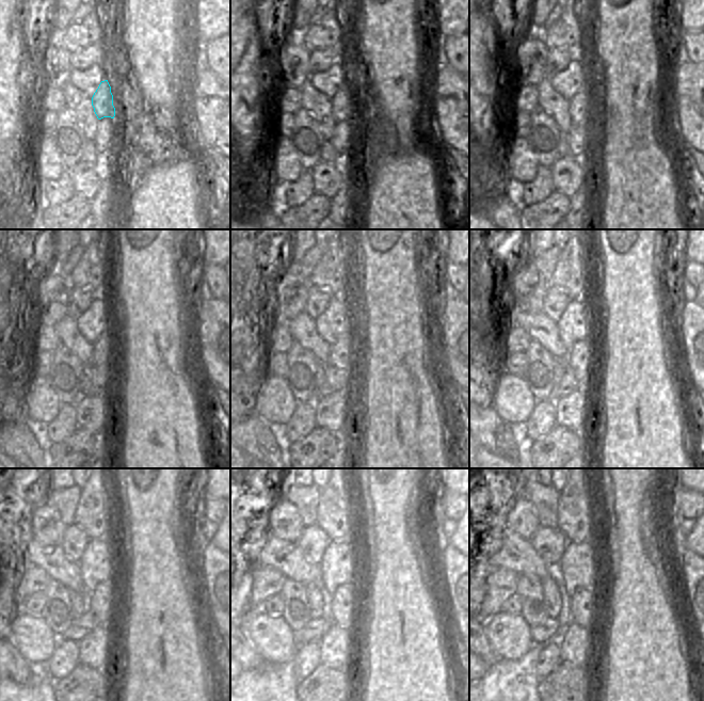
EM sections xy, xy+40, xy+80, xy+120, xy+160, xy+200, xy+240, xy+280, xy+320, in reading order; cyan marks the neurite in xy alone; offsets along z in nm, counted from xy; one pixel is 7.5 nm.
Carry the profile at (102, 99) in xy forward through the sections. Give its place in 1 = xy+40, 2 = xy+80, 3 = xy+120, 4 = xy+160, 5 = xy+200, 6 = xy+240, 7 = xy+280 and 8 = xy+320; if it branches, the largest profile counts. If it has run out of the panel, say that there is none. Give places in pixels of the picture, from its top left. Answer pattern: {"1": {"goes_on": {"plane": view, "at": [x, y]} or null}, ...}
{"1": {"goes_on": {"plane": "xy+40", "at": [341, 106]}}, "2": {"goes_on": {"plane": "xy+80", "at": [579, 104]}}, "3": {"goes_on": {"plane": "xy+120", "at": [102, 349]}}, "4": {"goes_on": {"plane": "xy+160", "at": [341, 354]}}, "5": {"goes_on": {"plane": "xy+200", "at": [579, 357]}}, "6": {"goes_on": {"plane": "xy+240", "at": [102, 598]}}, "7": {"goes_on": {"plane": "xy+280", "at": [344, 603]}}, "8": {"goes_on": {"plane": "xy+320", "at": [584, 604]}}}

